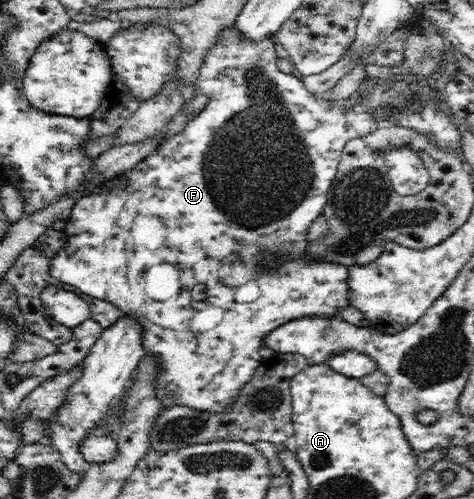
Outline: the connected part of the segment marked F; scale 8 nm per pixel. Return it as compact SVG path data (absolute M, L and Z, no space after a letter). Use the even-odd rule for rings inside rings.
M229 26L229 28L223 29L221 32L221 36L219 36L219 40L215 42L215 46L213 48L209 48L209 52L205 55L203 59L203 64L201 65L201 70L199 70L199 78L197 78L197 82L195 87L198 89L198 93L204 93L209 98L207 104L205 105L202 111L198 112L198 115L195 116L192 120L190 120L185 126L184 130L178 134L170 137L166 142L163 142L151 155L147 156L147 158L143 158L141 162L137 162L131 170L127 170L124 174L119 174L119 182L115 184L115 188L110 188L110 182L107 181L107 190L105 192L99 192L99 194L89 194L89 196L83 196L77 200L77 202L73 205L72 213L68 218L67 228L65 229L65 233L67 233L67 244L53 256L51 260L51 265L49 266L49 272L51 276L57 278L61 283L65 285L65 287L75 288L81 293L85 293L86 295L92 296L97 300L106 300L111 304L114 304L121 312L122 316L128 316L132 318L135 322L138 322L142 328L142 345L145 349L146 354L152 354L157 361L158 373L156 374L156 397L157 400L164 406L164 408L171 408L172 406L186 406L191 410L204 410L205 412L216 412L217 414L221 414L221 412L225 412L235 400L237 400L237 396L239 396L239 392L243 390L243 386L253 378L253 373L256 368L260 365L260 360L262 359L262 355L260 354L261 346L262 346L262 338L269 334L272 330L275 330L278 326L285 324L286 322L297 320L297 318L309 318L317 317L317 318L333 318L333 316L340 316L341 310L350 305L349 302L349 286L347 274L349 274L348 267L343 264L331 264L330 262L325 262L324 260L310 260L304 256L304 250L306 249L308 240L308 230L309 227L313 224L314 220L321 216L324 212L324 208L326 203L330 199L331 195L331 186L333 184L333 179L335 178L336 172L338 171L338 162L344 147L355 138L364 138L368 134L375 132L378 129L377 120L373 119L373 113L364 109L347 109L345 107L345 102L337 102L331 101L329 98L325 97L317 97L307 89L302 83L301 78L296 74L283 74L277 68L277 59L279 54L277 50L275 50L276 40L274 38L265 38L265 40L259 40L259 42L254 42L249 38L246 38L243 34L238 34L238 30L234 26ZM245 244L255 244L257 248L265 248L266 252L271 252L271 254L279 254L283 256L291 256L291 258L299 258L299 261L289 262L289 270L287 270L287 266L285 268L281 268L279 272L271 272L271 274L263 274L263 278L259 278L259 274L255 274L256 270L263 266L257 266L257 264L253 266L247 266L245 264L245 260L243 258L239 258L239 256L233 256L233 254L237 254L239 252L239 248L241 246L245 246ZM203 284L205 286L205 298L203 300L193 300L193 296L191 295L191 291L195 288L195 285Z

